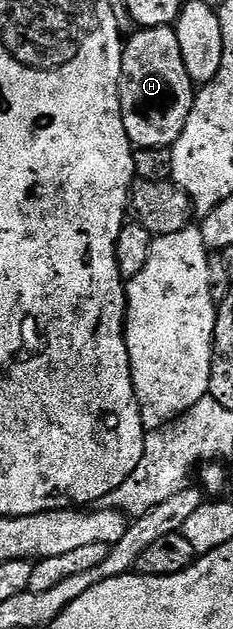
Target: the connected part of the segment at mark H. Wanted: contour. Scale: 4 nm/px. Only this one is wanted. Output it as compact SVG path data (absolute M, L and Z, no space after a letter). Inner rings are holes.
M171 24L144 26L136 29L130 37L126 39L123 48L119 81L125 132L132 147L138 149L172 147L181 132L185 132L185 120L189 120L189 112L193 112L197 93L189 72L185 72L185 60L181 60L181 44L177 44L177 32Z

